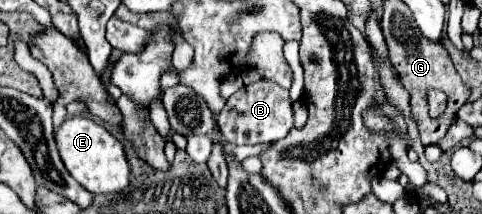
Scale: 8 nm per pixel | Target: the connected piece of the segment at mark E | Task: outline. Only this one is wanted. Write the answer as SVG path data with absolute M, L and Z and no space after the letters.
M74 115L66 117L54 137L68 173L90 193L118 193L130 185L130 163L124 145L106 127L94 123L90 117Z

